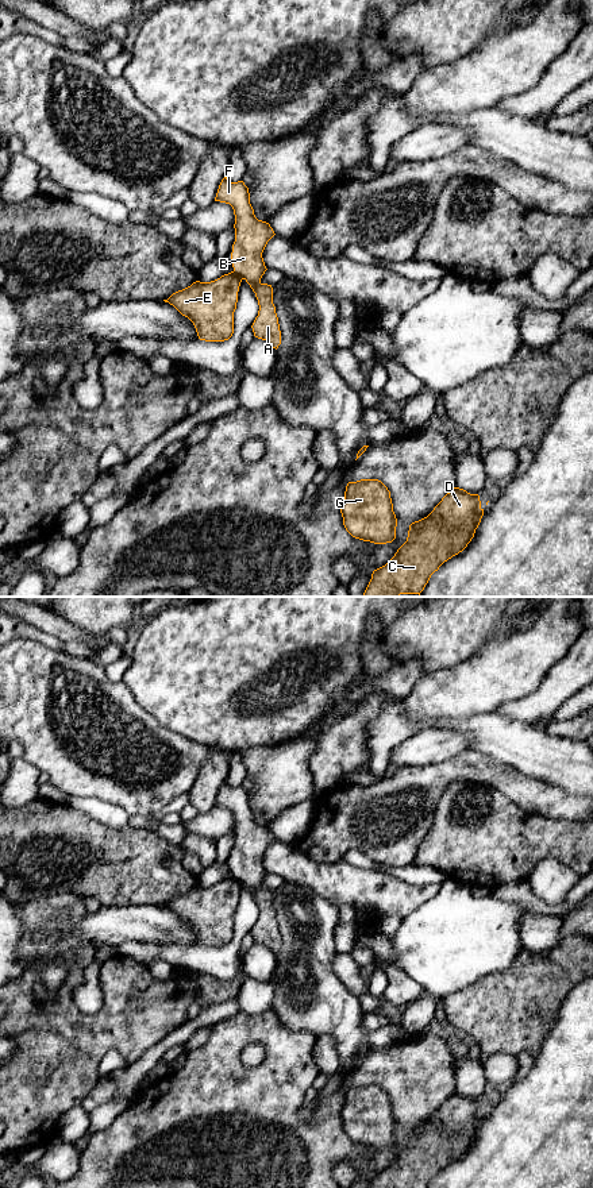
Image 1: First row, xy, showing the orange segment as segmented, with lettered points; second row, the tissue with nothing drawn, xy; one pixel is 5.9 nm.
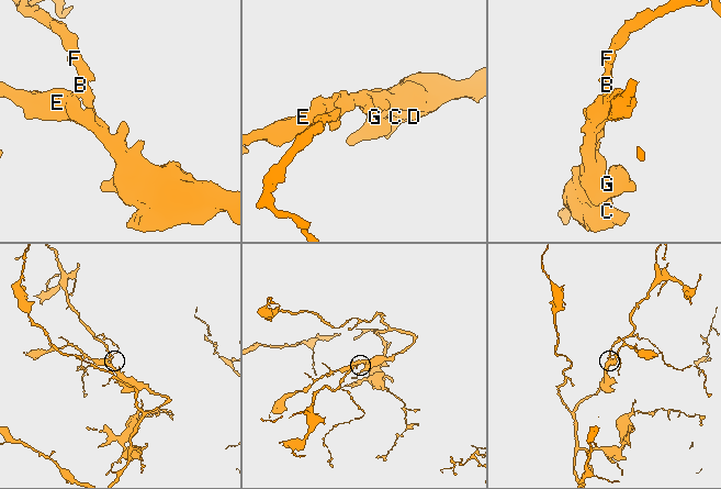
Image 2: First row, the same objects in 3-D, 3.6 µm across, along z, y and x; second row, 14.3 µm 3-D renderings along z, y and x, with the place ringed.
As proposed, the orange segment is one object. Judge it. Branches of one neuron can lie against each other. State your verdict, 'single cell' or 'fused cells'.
single cell

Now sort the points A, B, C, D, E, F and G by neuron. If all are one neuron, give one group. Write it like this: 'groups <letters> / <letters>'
groups A B C D E F G

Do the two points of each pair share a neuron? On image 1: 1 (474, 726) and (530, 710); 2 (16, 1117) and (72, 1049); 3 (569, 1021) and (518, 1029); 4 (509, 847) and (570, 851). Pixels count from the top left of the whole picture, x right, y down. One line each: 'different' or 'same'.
1: different
2: same
3: different
4: same

